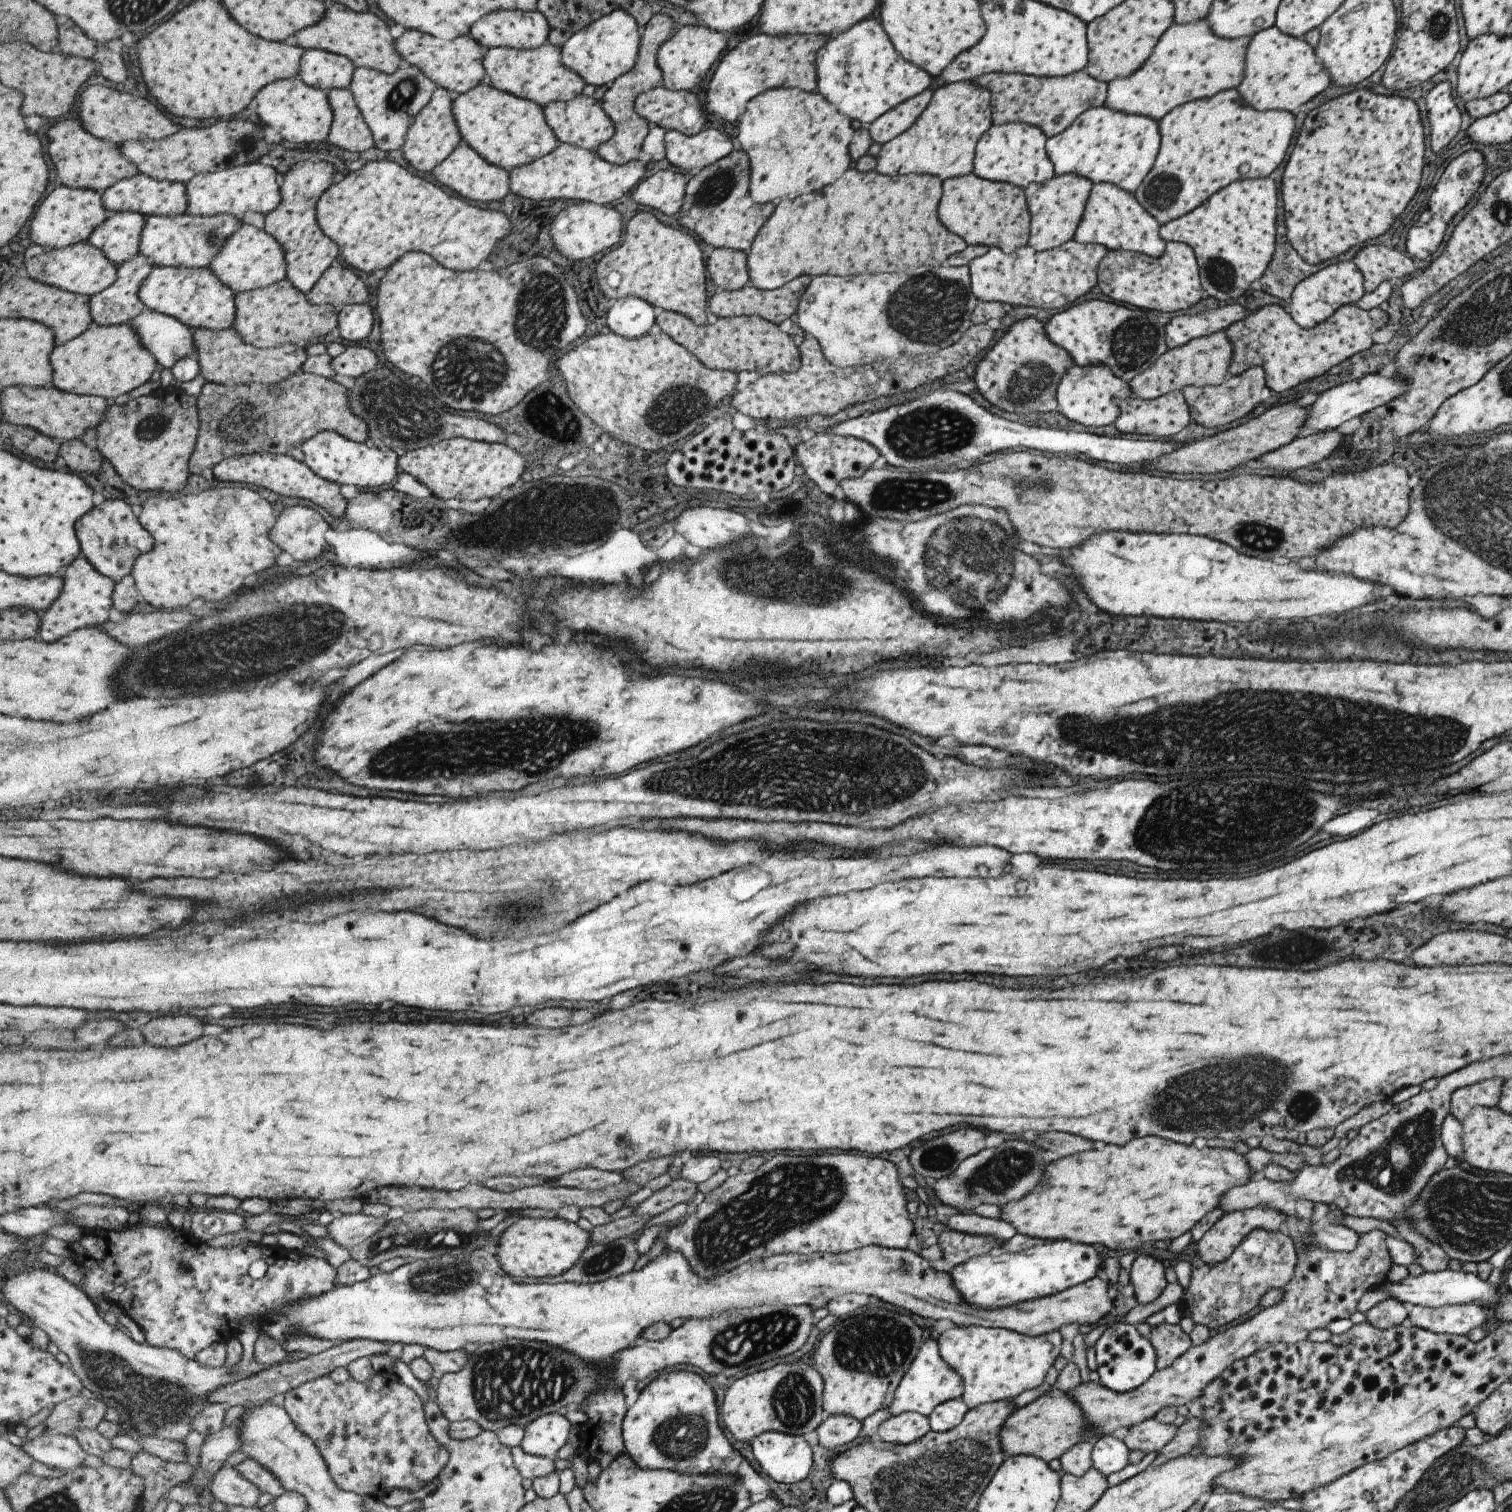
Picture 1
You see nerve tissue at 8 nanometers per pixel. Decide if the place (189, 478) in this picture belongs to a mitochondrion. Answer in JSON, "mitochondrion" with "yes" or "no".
{"mitochondrion":"no"}

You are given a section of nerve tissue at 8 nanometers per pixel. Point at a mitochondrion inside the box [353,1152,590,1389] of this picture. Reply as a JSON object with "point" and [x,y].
{"point":[453,1276]}

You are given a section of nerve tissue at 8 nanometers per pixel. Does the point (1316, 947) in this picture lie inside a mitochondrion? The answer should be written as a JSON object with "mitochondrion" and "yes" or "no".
{"mitochondrion":"no"}

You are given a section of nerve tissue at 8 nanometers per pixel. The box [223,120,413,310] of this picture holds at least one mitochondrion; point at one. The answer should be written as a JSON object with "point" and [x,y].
{"point":[248,143]}

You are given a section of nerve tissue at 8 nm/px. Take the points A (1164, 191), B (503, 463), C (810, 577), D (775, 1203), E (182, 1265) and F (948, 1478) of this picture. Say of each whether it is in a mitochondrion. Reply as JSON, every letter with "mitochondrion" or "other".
{"A":"mitochondrion","B":"other","C":"mitochondrion","D":"mitochondrion","E":"mitochondrion","F":"mitochondrion"}

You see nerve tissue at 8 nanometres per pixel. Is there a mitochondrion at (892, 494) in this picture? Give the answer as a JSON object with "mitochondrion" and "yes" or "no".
{"mitochondrion":"yes"}

